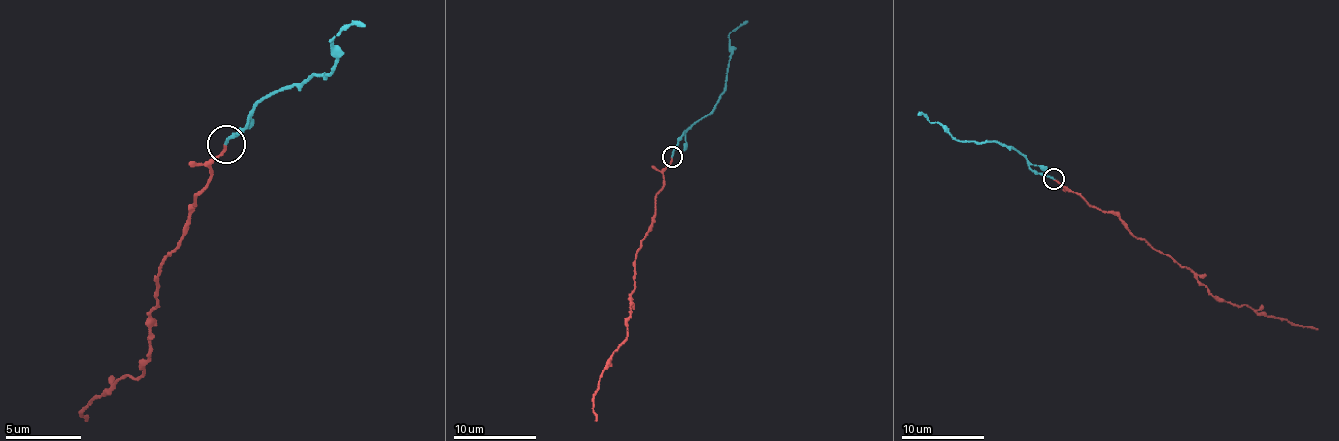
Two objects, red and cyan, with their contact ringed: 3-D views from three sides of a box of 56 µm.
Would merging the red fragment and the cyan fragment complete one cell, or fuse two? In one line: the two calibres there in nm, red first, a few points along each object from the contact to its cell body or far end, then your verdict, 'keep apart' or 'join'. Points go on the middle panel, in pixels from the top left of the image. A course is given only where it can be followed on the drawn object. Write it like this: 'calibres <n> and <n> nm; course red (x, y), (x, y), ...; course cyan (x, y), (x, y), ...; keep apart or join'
calibres 160 and 180 nm; course red (672, 157), (637, 254), (626, 341), (593, 396), (597, 421); course cyan (672, 157), (678, 139), (713, 110), (723, 91), (731, 46), (729, 33), (748, 21); keep apart

